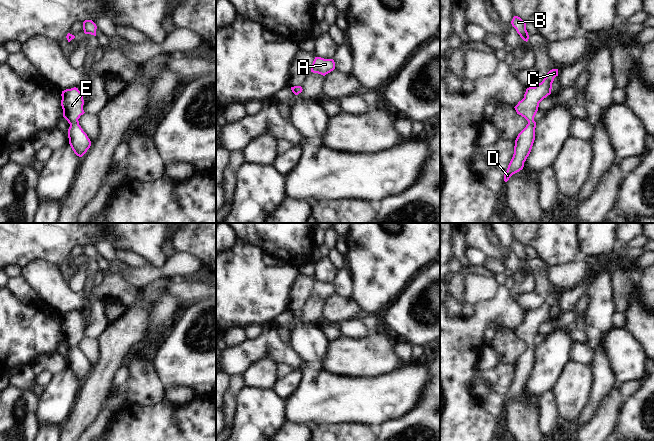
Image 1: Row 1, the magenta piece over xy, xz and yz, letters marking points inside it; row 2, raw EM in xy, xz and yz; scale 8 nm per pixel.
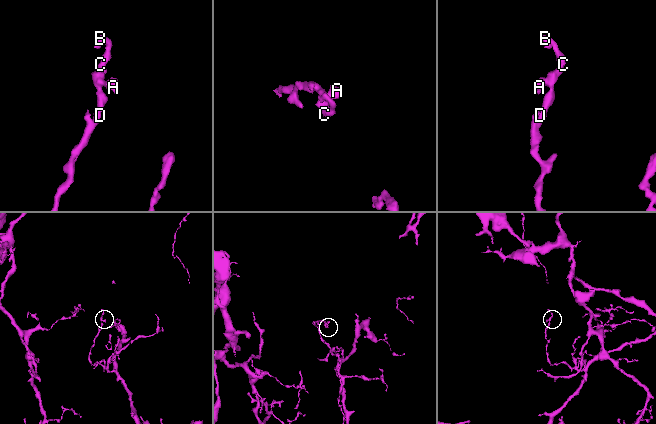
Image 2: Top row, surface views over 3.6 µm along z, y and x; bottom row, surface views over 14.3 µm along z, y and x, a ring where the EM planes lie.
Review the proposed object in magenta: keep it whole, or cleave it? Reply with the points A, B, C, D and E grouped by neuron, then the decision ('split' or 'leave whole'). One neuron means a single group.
A B C D E; leave whole

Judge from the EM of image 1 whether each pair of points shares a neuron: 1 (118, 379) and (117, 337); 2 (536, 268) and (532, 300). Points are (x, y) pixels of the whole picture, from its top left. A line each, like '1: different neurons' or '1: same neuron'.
1: different neurons
2: same neuron

